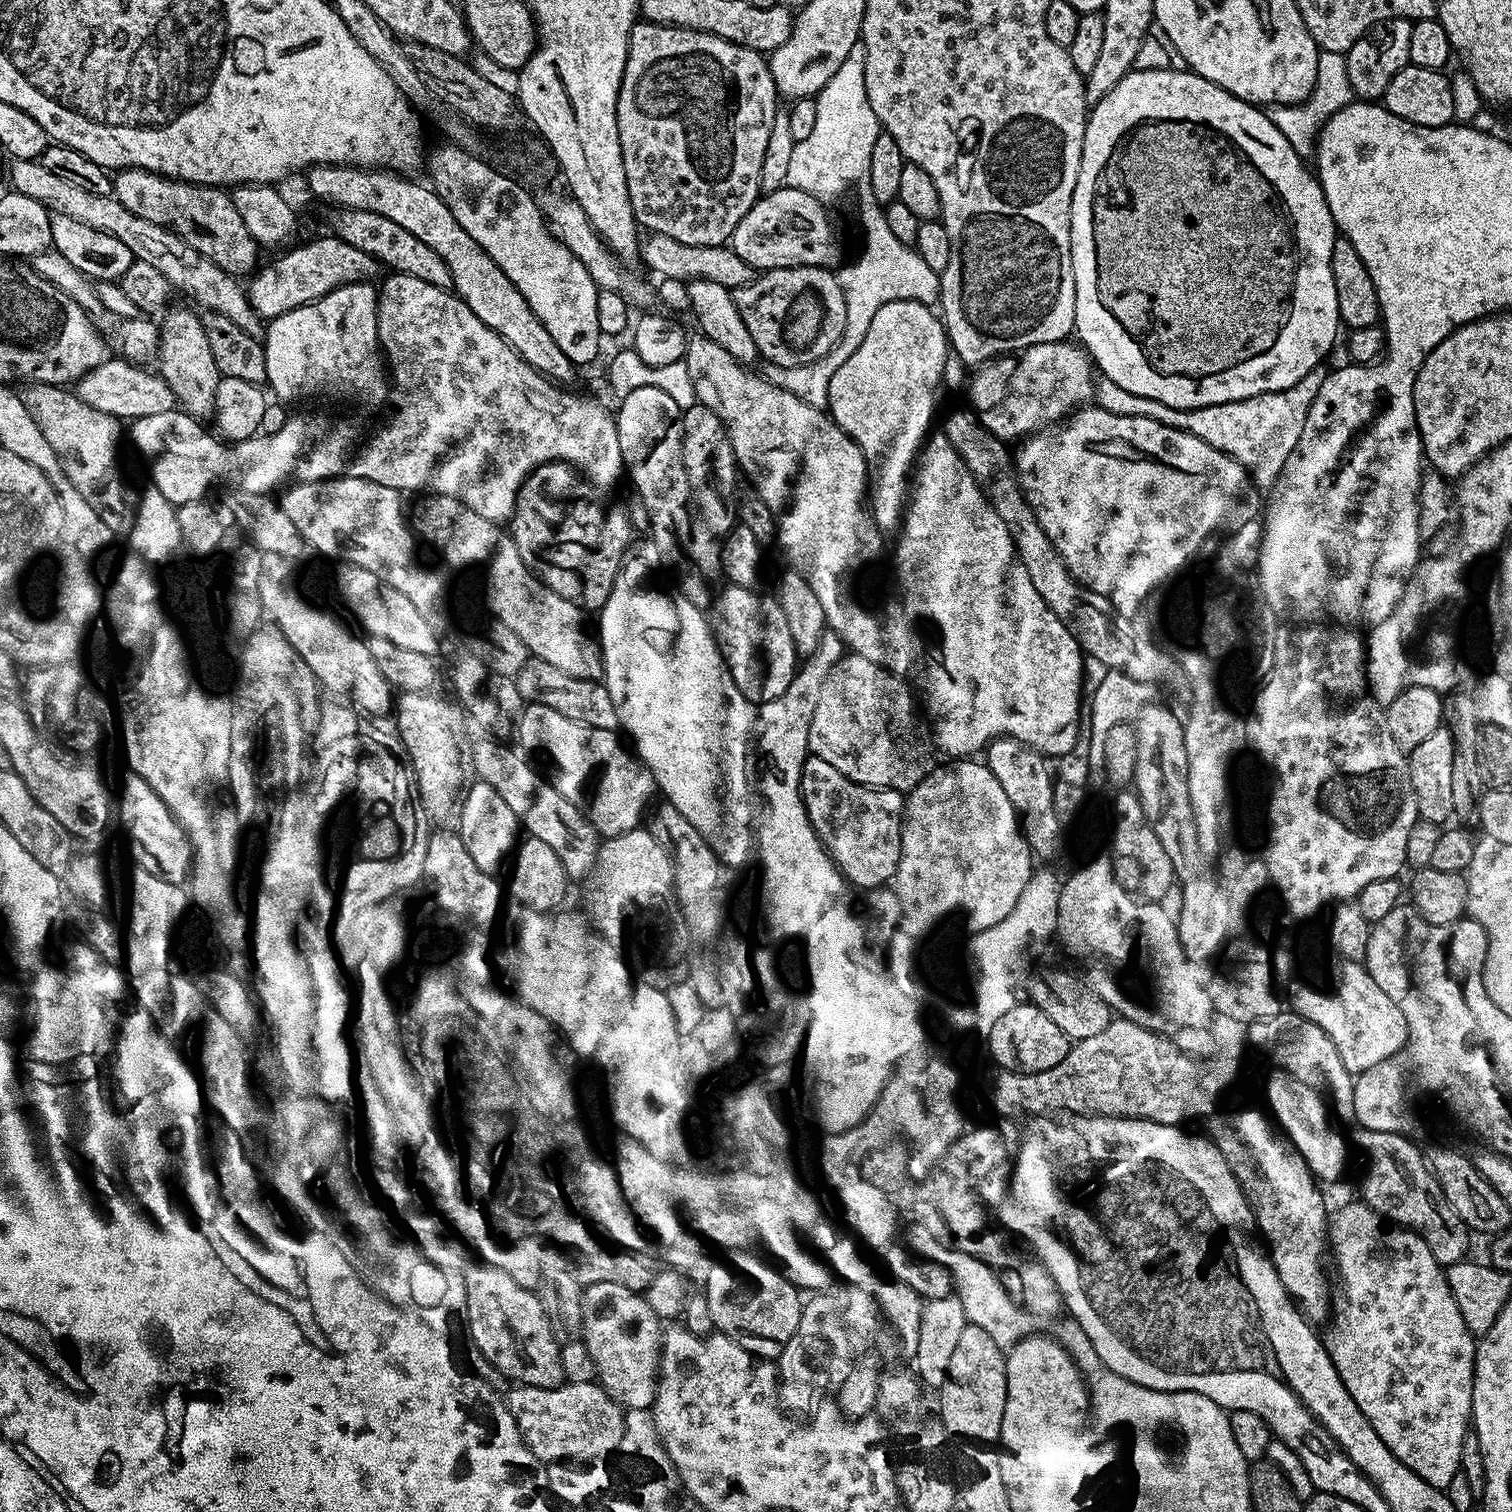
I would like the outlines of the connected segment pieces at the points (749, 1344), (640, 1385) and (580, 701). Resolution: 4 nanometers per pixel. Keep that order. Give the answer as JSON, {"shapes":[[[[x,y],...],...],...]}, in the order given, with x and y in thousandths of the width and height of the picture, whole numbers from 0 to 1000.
{"shapes":[[[[484,827],[479,830],[481,831],[479,833],[472,834],[466,844],[464,855],[469,864],[470,874],[476,883],[479,884],[492,894],[495,894],[498,898],[513,898],[526,882],[528,876],[530,855],[521,847],[515,838],[511,837],[507,833],[502,833],[499,829],[497,827]]],[[[393,848],[382,858],[382,881],[392,899],[394,912],[399,919],[400,923],[411,932],[431,932],[431,925],[434,923],[437,880],[435,871],[421,855],[414,853],[414,851]]],[[[350,433],[348,440],[345,440],[345,443],[340,449],[347,464],[359,466],[360,468],[366,468],[394,481],[407,483],[411,481],[408,461],[405,456],[401,455],[397,450],[380,448],[369,443],[369,440],[364,440],[364,438],[358,438],[358,435],[353,433]]]]}

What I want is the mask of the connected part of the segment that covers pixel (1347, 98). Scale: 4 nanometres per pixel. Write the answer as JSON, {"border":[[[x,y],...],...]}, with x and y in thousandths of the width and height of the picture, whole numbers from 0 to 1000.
{"border":[[[874,34],[872,38],[872,49],[866,63],[860,69],[845,69],[841,72],[840,76],[843,83],[845,83],[845,86],[848,86],[851,94],[853,94],[853,97],[856,97],[856,99],[861,104],[868,103],[870,91],[873,89],[876,81],[882,75],[885,75],[885,73],[895,68],[893,49],[890,49],[889,38],[888,34]]]}

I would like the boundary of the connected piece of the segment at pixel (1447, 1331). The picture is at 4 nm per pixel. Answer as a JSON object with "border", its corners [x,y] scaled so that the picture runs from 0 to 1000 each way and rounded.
{"border":[[[897,795],[897,796],[889,796],[884,802],[879,804],[877,807],[877,820],[880,823],[880,831],[884,833],[884,841],[886,843],[886,863],[883,863],[882,867],[880,868],[880,874],[881,876],[879,877],[876,881],[874,881],[874,888],[876,892],[878,894],[878,897],[882,901],[882,903],[885,906],[885,909],[888,911],[888,914],[890,917],[890,919],[896,925],[896,927],[901,933],[901,935],[903,935],[903,938],[909,943],[909,946],[911,948],[911,951],[914,951],[914,954],[918,958],[922,961],[925,966],[933,972],[935,975],[938,975],[938,978],[940,978],[946,983],[952,984],[953,985],[957,985],[959,978],[962,978],[962,975],[966,973],[966,960],[967,959],[967,954],[968,950],[972,949],[972,940],[974,938],[974,911],[975,910],[975,903],[976,903],[976,890],[977,887],[975,886],[975,882],[971,879],[970,876],[967,874],[967,869],[964,866],[964,864],[962,861],[960,856],[958,853],[958,849],[956,847],[956,842],[954,841],[954,837],[948,832],[948,829],[946,829],[946,824],[943,824],[943,821],[937,815],[933,815],[930,812],[925,812],[920,808],[917,808],[915,804],[912,804],[911,802],[905,796]]]}

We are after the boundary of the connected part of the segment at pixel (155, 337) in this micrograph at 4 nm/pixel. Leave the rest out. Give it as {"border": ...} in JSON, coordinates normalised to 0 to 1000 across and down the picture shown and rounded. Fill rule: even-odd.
{"border":[[[36,165],[26,167],[24,169],[21,170],[20,176],[25,181],[28,181],[28,184],[30,184],[33,187],[36,187],[36,189],[38,189],[38,192],[41,192],[46,197],[49,197],[49,200],[52,200],[52,202],[54,202],[54,205],[58,207],[58,209],[63,214],[67,222],[69,223],[71,229],[74,230],[77,236],[87,239],[88,241],[93,242],[97,241],[103,238],[103,229],[106,228],[106,221],[103,214],[101,214],[100,211],[93,210],[95,212],[87,212],[86,210],[79,210],[78,207],[73,206],[70,202],[66,199],[66,196],[63,193],[62,186],[58,183],[55,183],[52,179],[49,179],[49,176],[46,176],[46,173],[44,173],[44,171],[41,171],[41,168],[38,168]]]}

